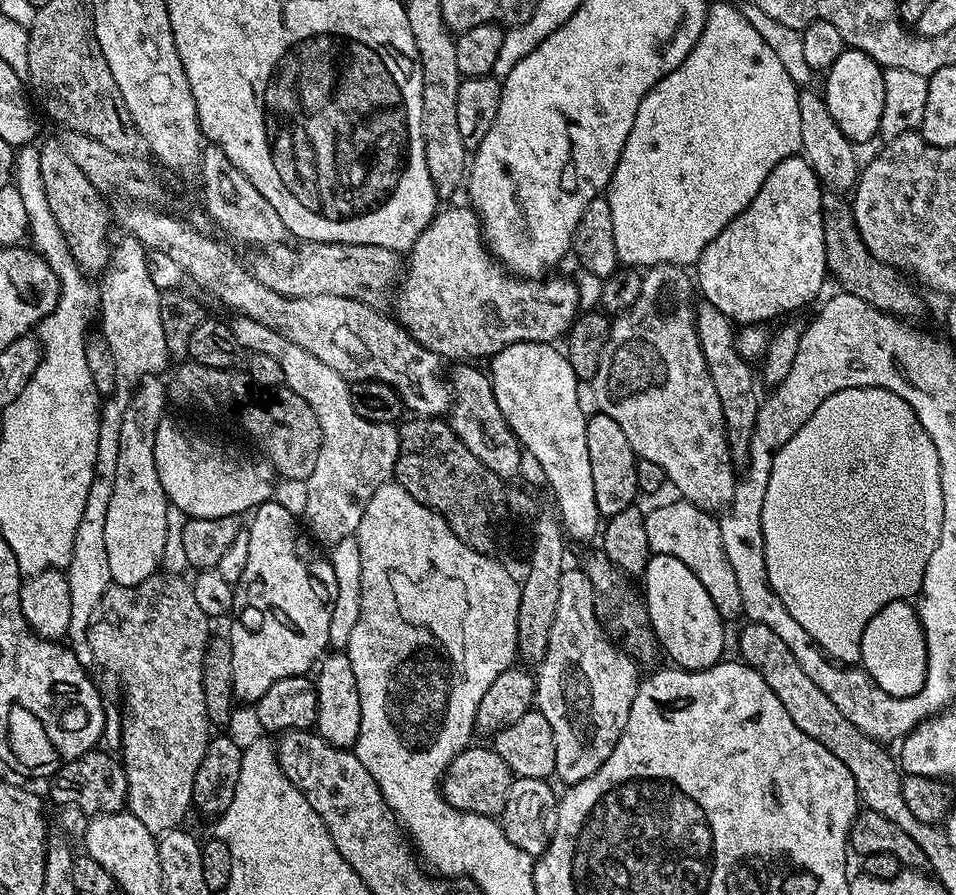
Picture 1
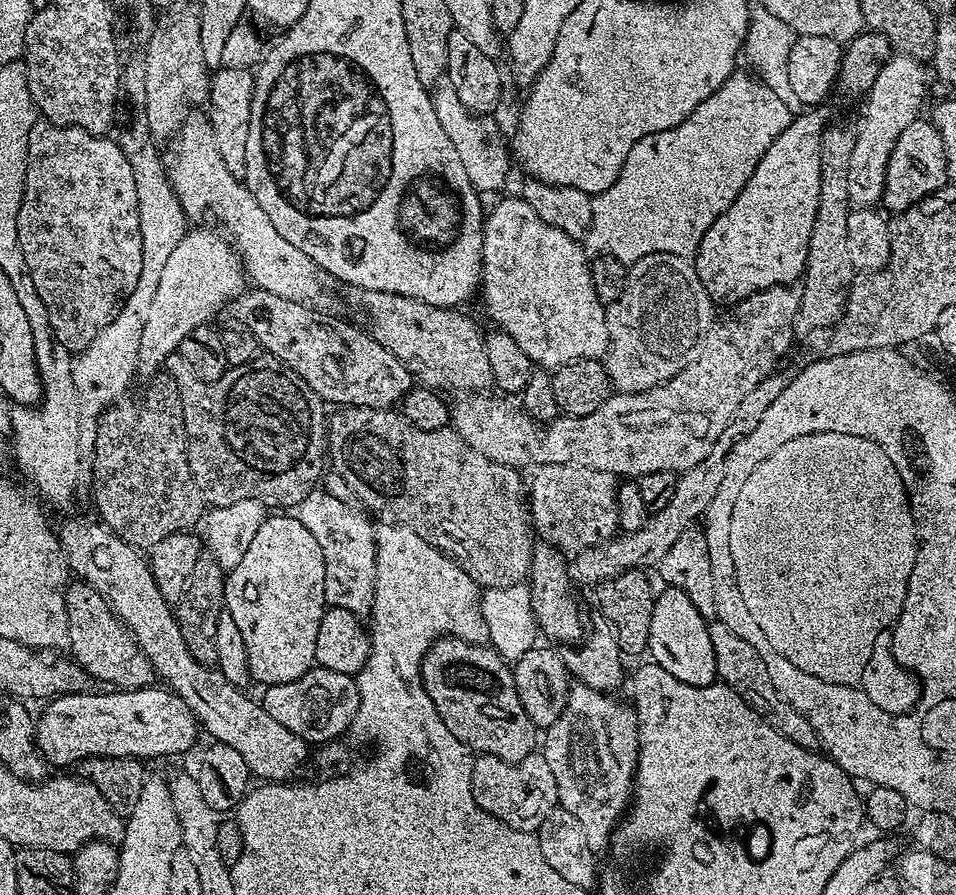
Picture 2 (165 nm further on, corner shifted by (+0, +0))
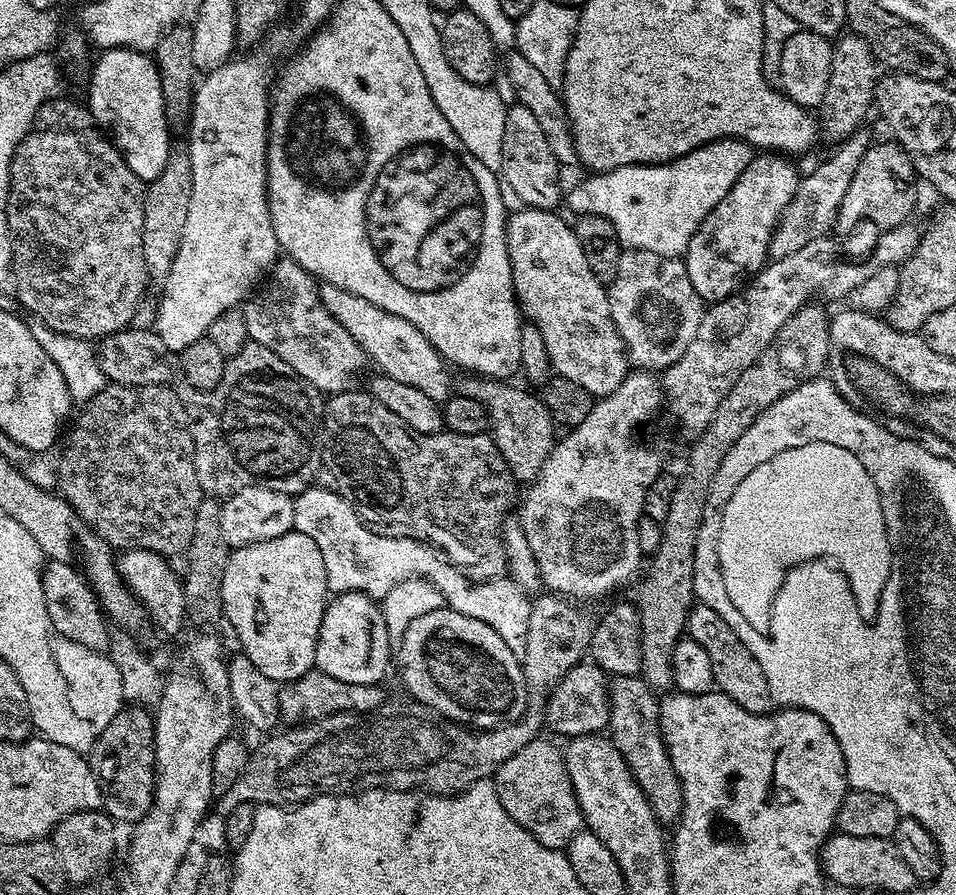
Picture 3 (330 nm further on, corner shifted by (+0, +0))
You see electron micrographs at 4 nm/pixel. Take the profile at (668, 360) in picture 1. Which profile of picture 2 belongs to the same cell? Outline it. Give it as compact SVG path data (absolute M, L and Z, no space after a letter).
M646 254L628 268L622 294L607 305L606 367L616 392L645 392L678 374L694 358L714 319L714 305L706 294L691 259L674 254Z

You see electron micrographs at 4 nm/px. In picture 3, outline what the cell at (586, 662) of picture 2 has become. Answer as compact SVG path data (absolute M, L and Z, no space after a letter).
M639 675L617 676L611 681L608 697L612 705L607 731L612 744L630 766L632 777L638 782L660 823L675 825L679 821L684 799L680 779L660 729L660 700L657 693Z

